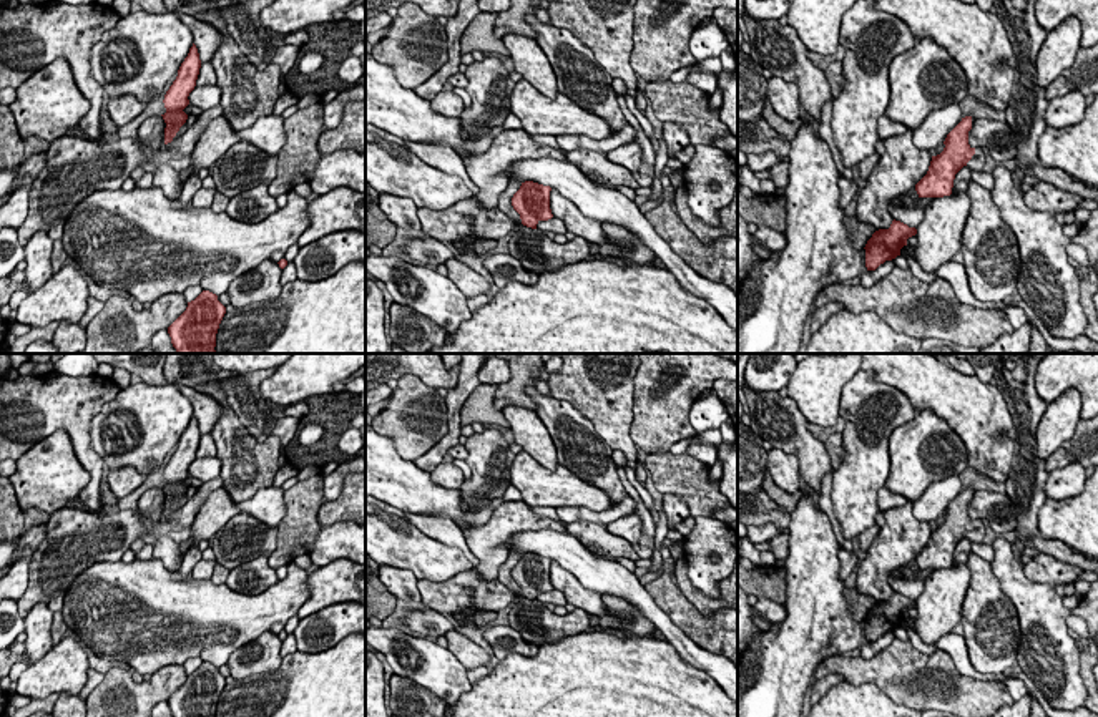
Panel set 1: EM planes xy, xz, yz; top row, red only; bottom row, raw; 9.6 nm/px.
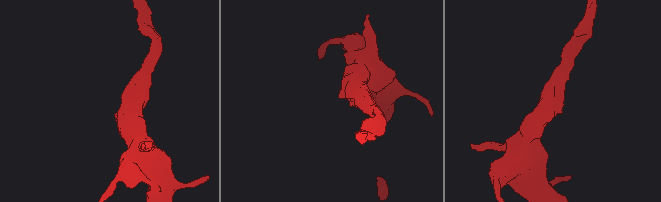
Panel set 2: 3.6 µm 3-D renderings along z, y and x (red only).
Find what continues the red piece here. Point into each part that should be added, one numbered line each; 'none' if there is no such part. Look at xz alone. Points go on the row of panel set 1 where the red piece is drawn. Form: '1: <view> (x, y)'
1: xz (469, 218)

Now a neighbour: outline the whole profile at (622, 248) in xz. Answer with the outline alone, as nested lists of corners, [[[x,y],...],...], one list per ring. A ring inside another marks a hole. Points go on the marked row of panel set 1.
[[[601,222],[606,236],[605,244],[598,244],[596,257],[621,267],[653,266],[656,256],[631,231],[611,222]]]

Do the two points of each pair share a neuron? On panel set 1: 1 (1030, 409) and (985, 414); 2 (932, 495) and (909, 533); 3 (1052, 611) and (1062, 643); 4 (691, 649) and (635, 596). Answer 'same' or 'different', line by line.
1: different
2: different
3: same
4: same

